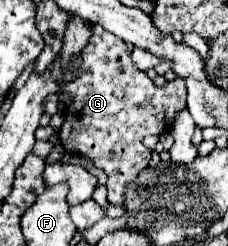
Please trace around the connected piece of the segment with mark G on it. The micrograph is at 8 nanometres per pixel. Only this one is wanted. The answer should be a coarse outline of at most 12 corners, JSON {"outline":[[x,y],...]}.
{"outline":[[95,23],[53,61],[71,97],[67,149],[111,177],[109,201],[149,165],[143,137],[187,109],[185,79]]}

